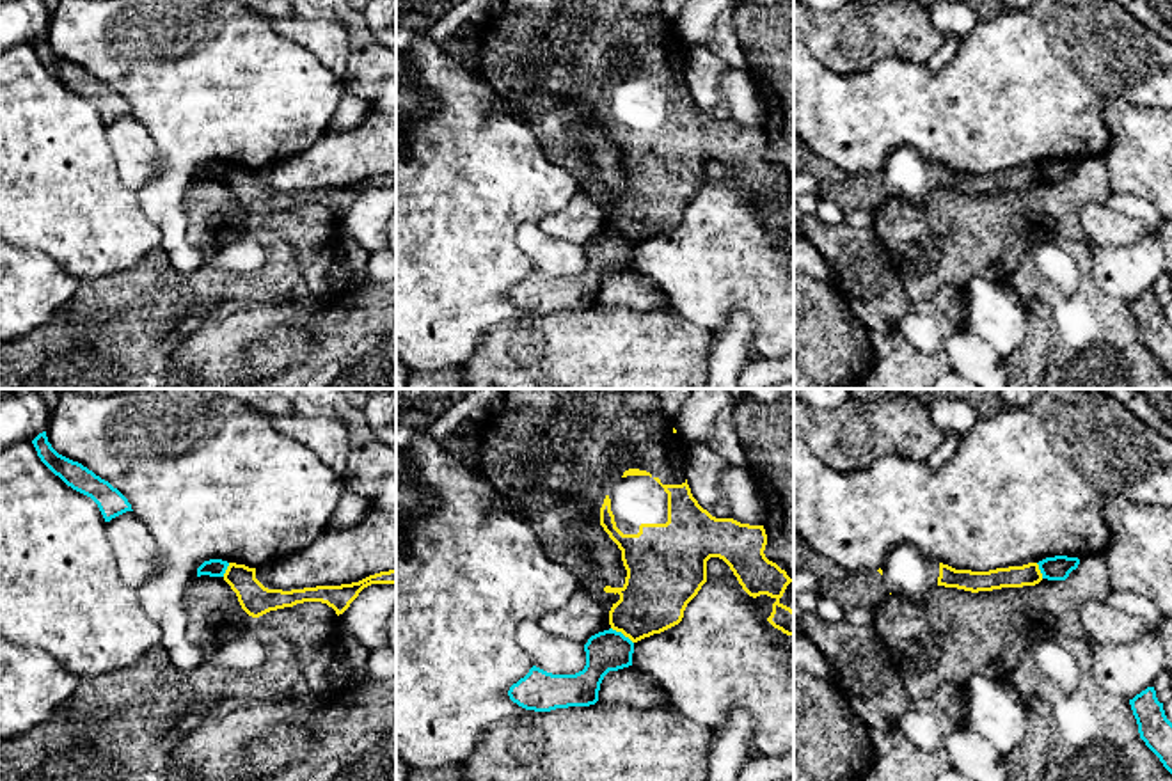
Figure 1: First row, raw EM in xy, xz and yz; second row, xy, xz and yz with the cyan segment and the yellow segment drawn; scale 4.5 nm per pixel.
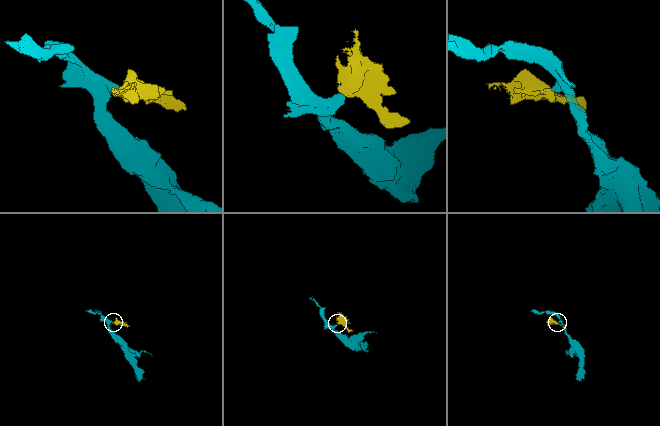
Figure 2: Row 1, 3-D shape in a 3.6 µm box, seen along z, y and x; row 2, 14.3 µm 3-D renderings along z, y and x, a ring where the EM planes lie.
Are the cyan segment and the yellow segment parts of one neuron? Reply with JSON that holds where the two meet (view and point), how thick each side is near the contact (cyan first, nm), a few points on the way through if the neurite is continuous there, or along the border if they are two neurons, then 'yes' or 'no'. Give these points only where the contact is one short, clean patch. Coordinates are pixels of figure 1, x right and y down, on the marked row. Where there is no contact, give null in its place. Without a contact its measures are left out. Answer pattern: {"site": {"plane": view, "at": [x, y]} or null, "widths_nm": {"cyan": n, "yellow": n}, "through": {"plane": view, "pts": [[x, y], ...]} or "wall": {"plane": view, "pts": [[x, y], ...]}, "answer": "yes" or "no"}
{"site": {"plane": "xz", "at": [620, 632]}, "widths_nm": {"cyan": 190, "yellow": 300}, "wall": {"plane": "xz", "pts": [[611, 627], [633, 643]]}, "answer": "no"}

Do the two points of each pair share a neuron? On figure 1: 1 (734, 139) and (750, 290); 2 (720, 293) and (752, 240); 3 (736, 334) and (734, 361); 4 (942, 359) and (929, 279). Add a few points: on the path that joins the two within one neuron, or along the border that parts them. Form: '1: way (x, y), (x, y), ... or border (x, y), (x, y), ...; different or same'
1: border (705, 164), (720, 160), (773, 212); different
2: way (720, 281), (720, 272), (739, 252); same
3: way (736, 341), (734, 354); same
4: border (894, 267), (904, 291), (915, 304); different

